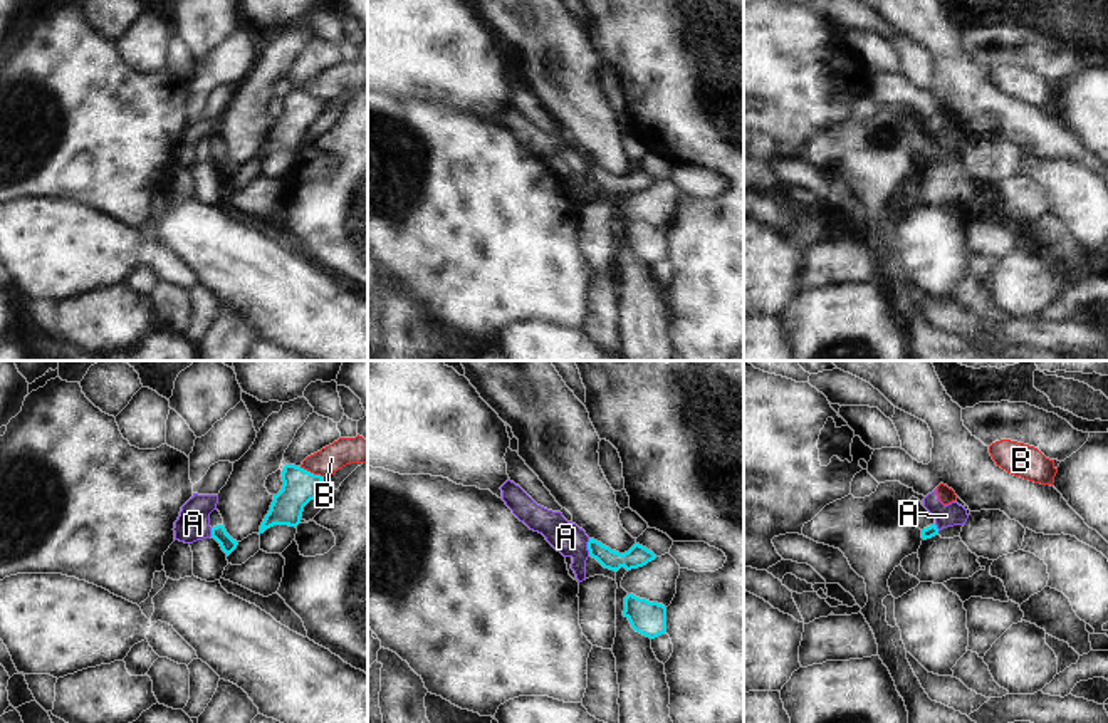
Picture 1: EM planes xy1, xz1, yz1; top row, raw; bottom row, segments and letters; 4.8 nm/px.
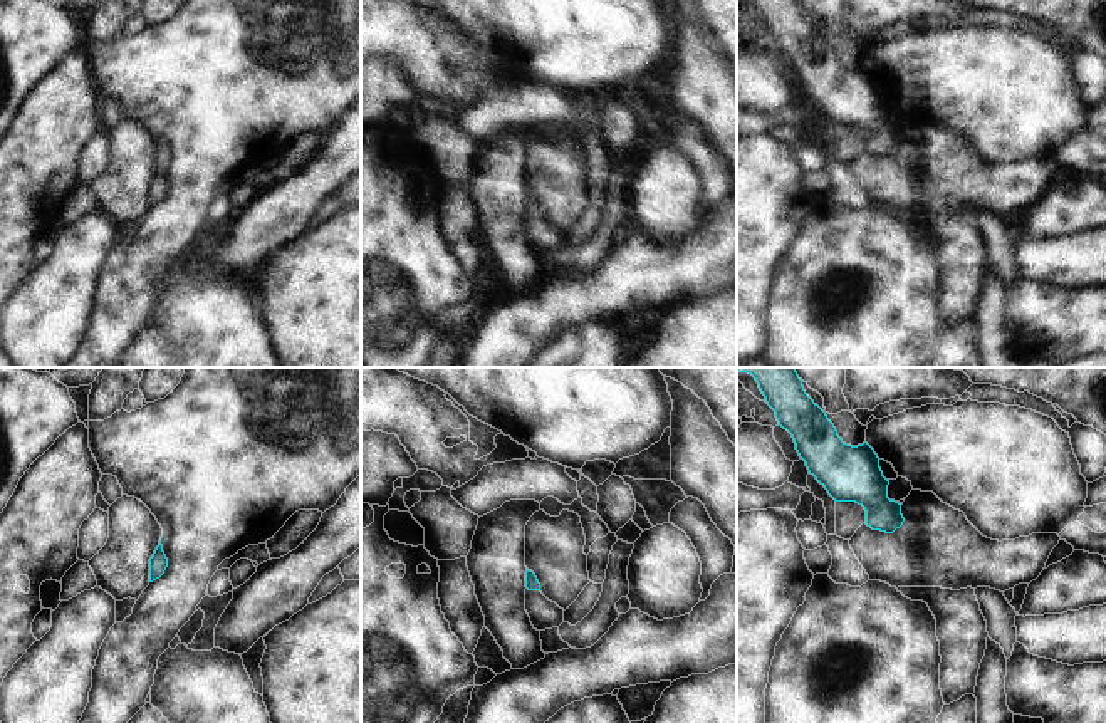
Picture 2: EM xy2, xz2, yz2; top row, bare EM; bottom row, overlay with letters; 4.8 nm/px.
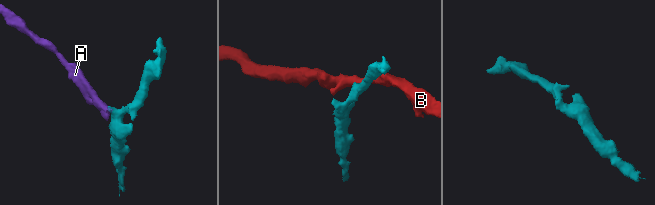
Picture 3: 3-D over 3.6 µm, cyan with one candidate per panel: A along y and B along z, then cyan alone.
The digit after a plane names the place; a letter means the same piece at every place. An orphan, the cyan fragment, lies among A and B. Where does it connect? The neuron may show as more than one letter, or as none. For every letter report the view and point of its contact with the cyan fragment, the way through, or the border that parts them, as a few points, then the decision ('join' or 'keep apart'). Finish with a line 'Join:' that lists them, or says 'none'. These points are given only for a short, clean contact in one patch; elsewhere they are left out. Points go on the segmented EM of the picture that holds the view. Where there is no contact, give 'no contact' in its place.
A: meets cyan in xz1 at (588, 547); border along xz1 (590, 539), (588, 554); keep apart
B: meets cyan in xy1 at (309, 472); border along xy1 (299, 467), (323, 477); keep apart
Join: none

